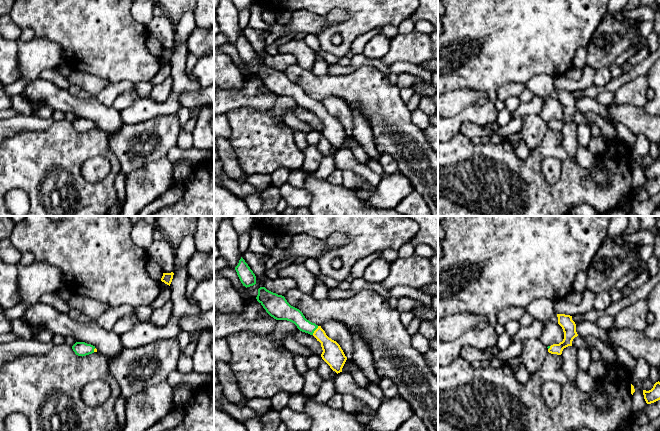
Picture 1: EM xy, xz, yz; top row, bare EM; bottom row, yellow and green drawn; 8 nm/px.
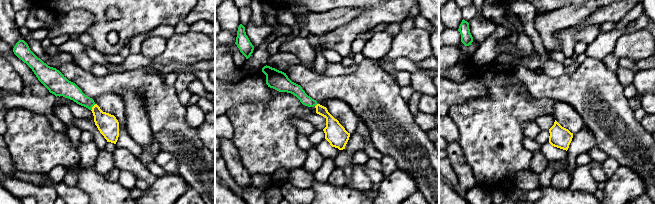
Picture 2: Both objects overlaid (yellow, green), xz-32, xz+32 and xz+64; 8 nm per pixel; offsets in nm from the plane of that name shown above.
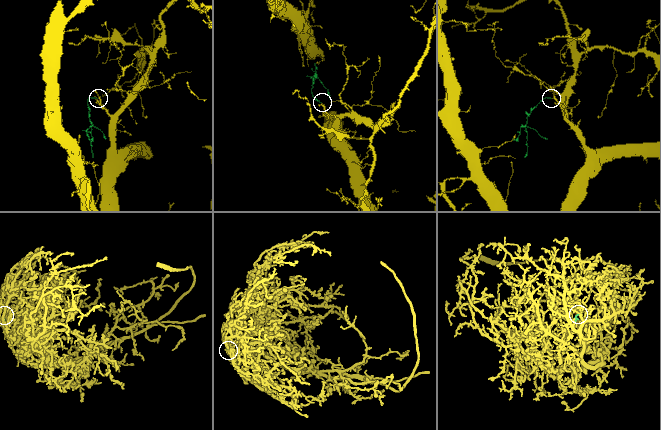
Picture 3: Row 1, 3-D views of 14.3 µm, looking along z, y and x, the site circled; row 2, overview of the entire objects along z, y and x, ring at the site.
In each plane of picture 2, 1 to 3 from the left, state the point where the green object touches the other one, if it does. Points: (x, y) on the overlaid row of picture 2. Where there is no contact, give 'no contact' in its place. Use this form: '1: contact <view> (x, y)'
1: contact xz-32 (92, 107)
2: contact xz+32 (316, 105)
3: no contact

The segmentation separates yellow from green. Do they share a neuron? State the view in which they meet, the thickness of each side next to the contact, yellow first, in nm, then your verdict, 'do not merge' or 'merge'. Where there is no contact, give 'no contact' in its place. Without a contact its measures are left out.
xz | 170/120 nm | merge

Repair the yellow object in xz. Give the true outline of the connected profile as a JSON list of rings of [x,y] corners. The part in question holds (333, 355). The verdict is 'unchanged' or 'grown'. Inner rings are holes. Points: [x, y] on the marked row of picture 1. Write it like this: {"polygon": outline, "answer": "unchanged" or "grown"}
{"polygon": [[[265,287],[258,289],[257,301],[263,306],[266,312],[276,320],[287,320],[294,323],[297,328],[305,333],[313,335],[321,343],[322,359],[337,374],[342,372],[342,368],[347,360],[340,345],[329,338],[321,326],[310,322],[303,313],[291,306],[284,296],[267,290]]], "answer": "grown"}

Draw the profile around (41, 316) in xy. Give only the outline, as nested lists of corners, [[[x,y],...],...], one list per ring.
[[[38,302],[29,306],[21,319],[36,329],[48,330],[65,338],[71,336],[77,342],[91,344],[106,358],[115,357],[123,349],[120,335],[113,330],[106,330],[94,321],[78,323],[50,304]]]

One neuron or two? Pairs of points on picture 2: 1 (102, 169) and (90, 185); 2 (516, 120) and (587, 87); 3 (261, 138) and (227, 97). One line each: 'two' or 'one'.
1: two
2: two
3: two

